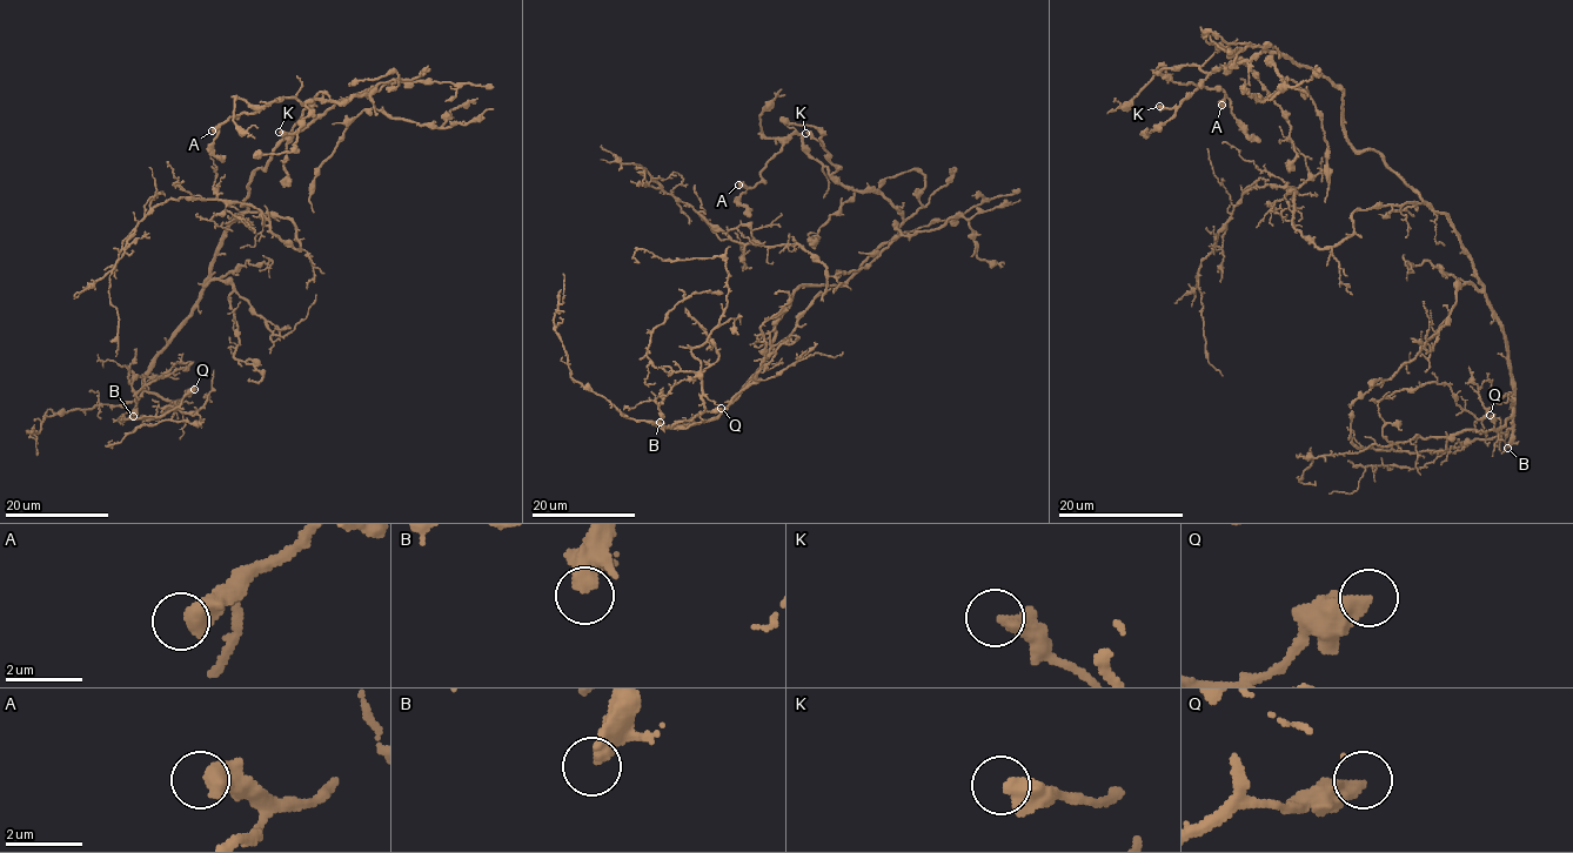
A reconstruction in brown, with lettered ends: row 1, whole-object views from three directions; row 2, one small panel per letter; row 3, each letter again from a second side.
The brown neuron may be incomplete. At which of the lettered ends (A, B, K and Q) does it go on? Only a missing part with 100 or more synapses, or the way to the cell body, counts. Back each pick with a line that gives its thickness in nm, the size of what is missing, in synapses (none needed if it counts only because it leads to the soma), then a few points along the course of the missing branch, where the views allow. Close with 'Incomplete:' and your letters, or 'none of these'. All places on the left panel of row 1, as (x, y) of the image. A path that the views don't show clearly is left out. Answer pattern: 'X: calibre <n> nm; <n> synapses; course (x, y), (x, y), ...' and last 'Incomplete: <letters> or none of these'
B: calibre 460 nm; 300 synapses
Incomplete: B

